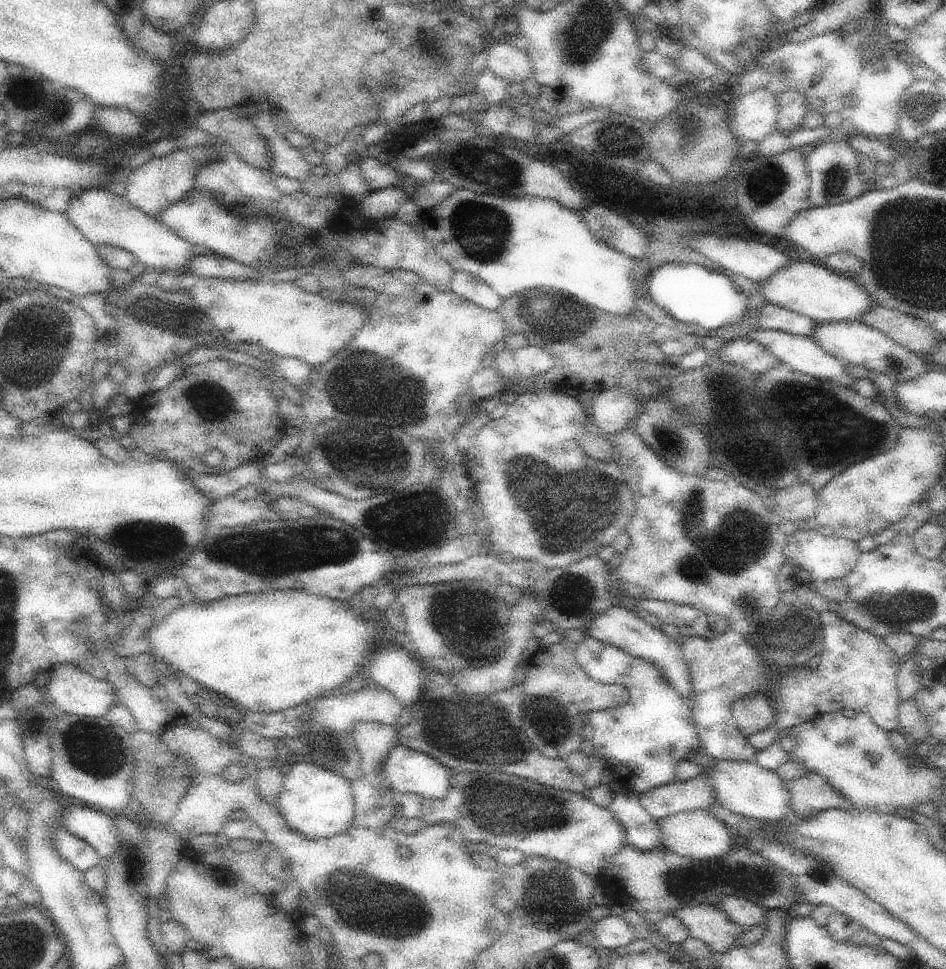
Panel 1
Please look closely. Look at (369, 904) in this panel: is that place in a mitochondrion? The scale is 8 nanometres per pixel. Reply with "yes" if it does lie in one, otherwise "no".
yes

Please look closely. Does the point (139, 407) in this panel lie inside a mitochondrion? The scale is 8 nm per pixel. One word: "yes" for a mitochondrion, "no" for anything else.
no

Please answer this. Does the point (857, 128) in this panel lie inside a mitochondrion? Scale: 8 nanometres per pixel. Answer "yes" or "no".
no

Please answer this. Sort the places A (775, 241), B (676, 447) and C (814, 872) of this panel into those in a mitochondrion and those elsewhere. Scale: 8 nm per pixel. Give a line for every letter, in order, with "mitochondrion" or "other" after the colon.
A: other
B: mitochondrion
C: mitochondrion

